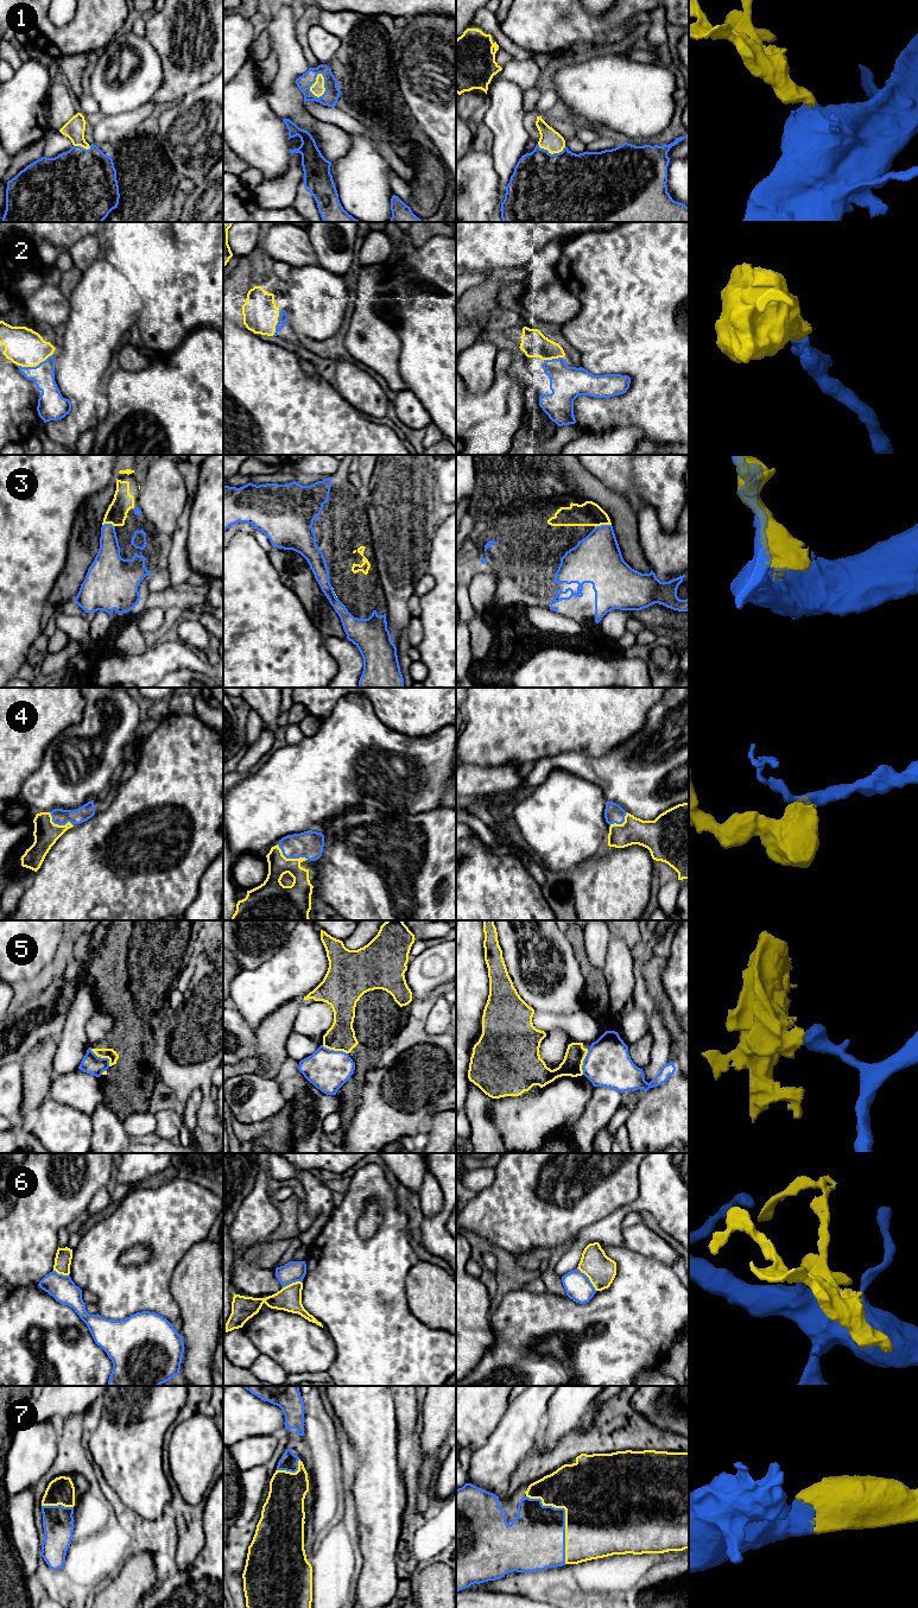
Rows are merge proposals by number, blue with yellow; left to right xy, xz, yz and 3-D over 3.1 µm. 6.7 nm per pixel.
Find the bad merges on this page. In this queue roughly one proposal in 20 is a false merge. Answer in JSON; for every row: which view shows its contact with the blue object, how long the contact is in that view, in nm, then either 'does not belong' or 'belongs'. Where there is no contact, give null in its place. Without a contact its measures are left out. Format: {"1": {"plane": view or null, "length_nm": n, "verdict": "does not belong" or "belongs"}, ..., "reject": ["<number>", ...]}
{"1": {"plane": "xz", "length_nm": 180, "verdict": "belongs"}, "2": {"plane": "xy", "length_nm": 240, "verdict": "belongs"}, "3": {"plane": "yz", "length_nm": 110, "verdict": "belongs"}, "4": {"plane": "xz", "length_nm": 240, "verdict": "belongs"}, "5": {"plane": "xy", "length_nm": 180, "verdict": "does not belong"}, "6": {"plane": "yz", "length_nm": 200, "verdict": "does not belong"}, "7": {"plane": "yz", "length_nm": 550, "verdict": "belongs"}, "reject": ["5", "6"]}

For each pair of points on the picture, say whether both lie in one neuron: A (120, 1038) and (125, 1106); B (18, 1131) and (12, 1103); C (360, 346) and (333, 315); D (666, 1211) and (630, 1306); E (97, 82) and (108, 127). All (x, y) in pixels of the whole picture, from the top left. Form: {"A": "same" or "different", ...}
{"A": "same", "B": "different", "C": "different", "D": "different", "E": "different"}

